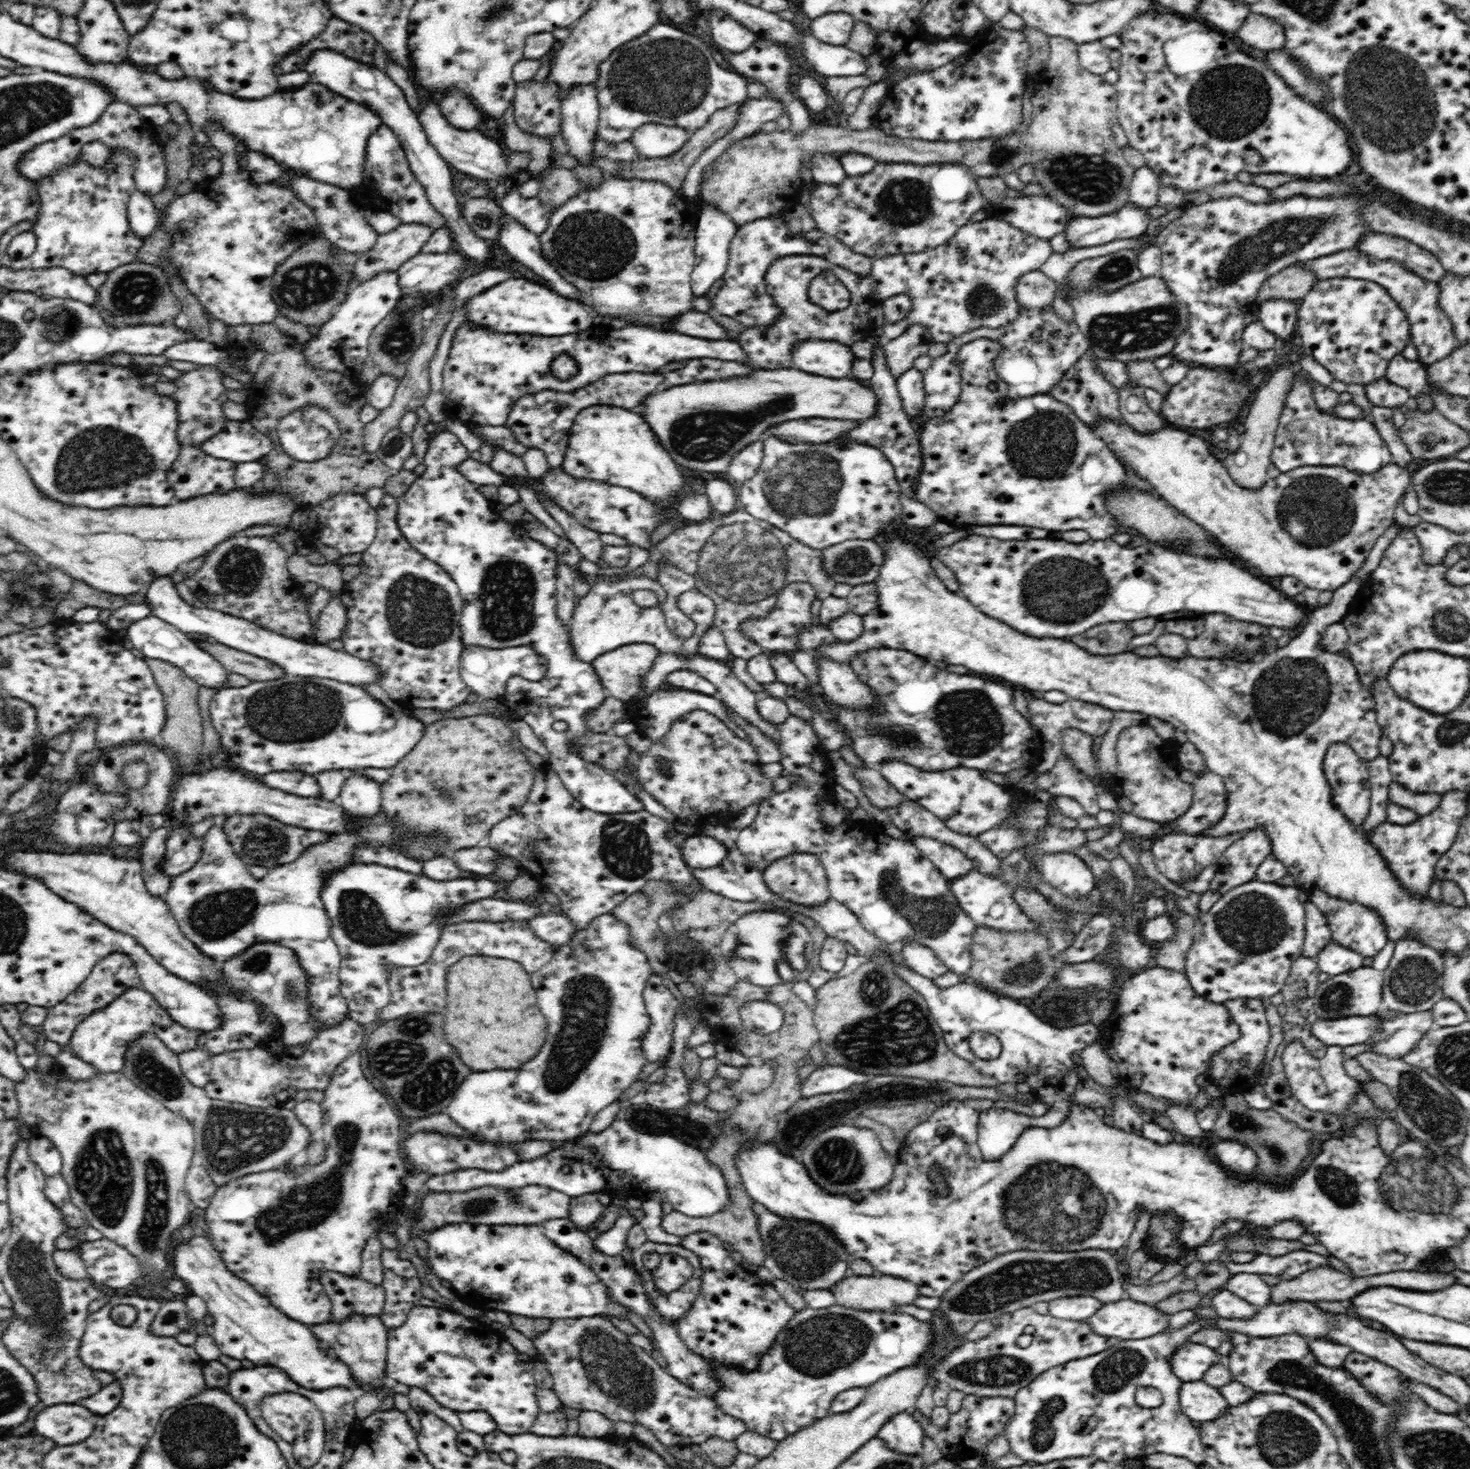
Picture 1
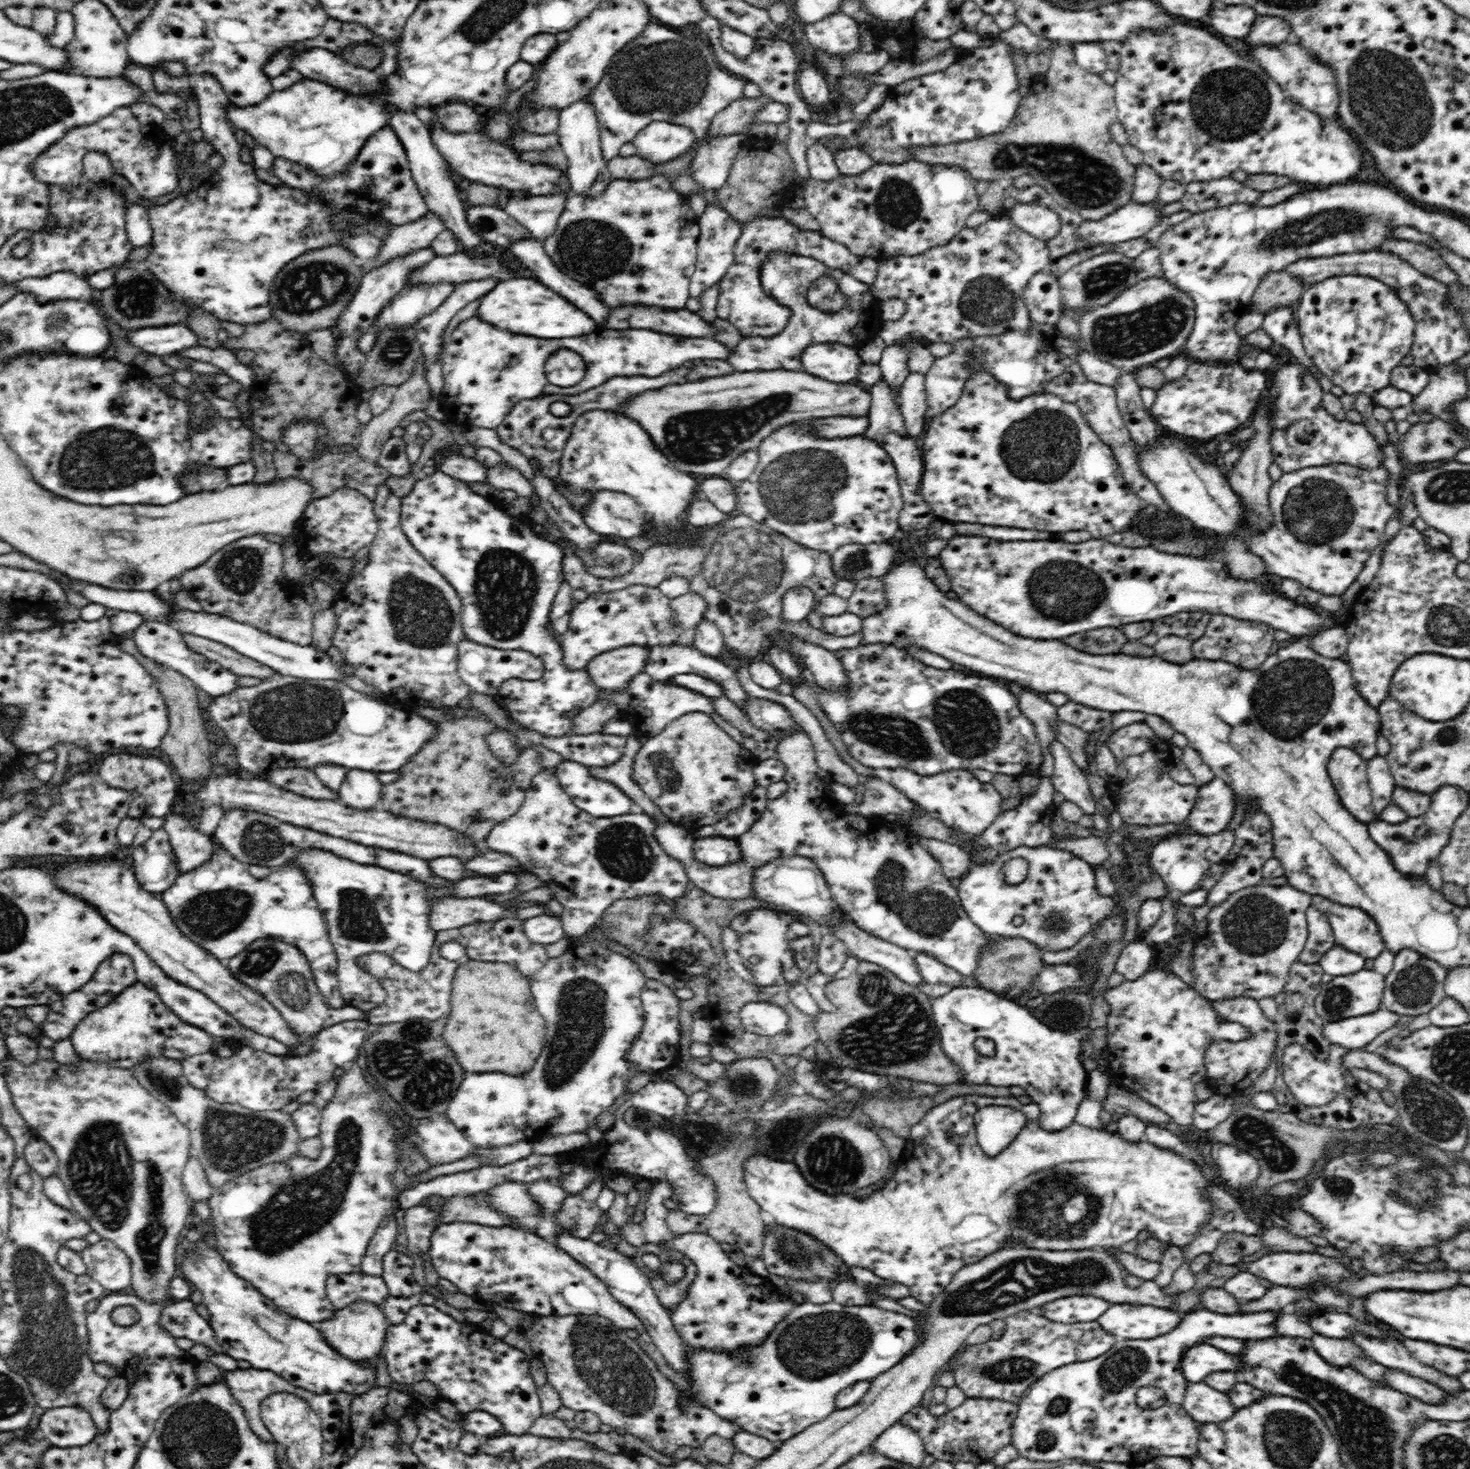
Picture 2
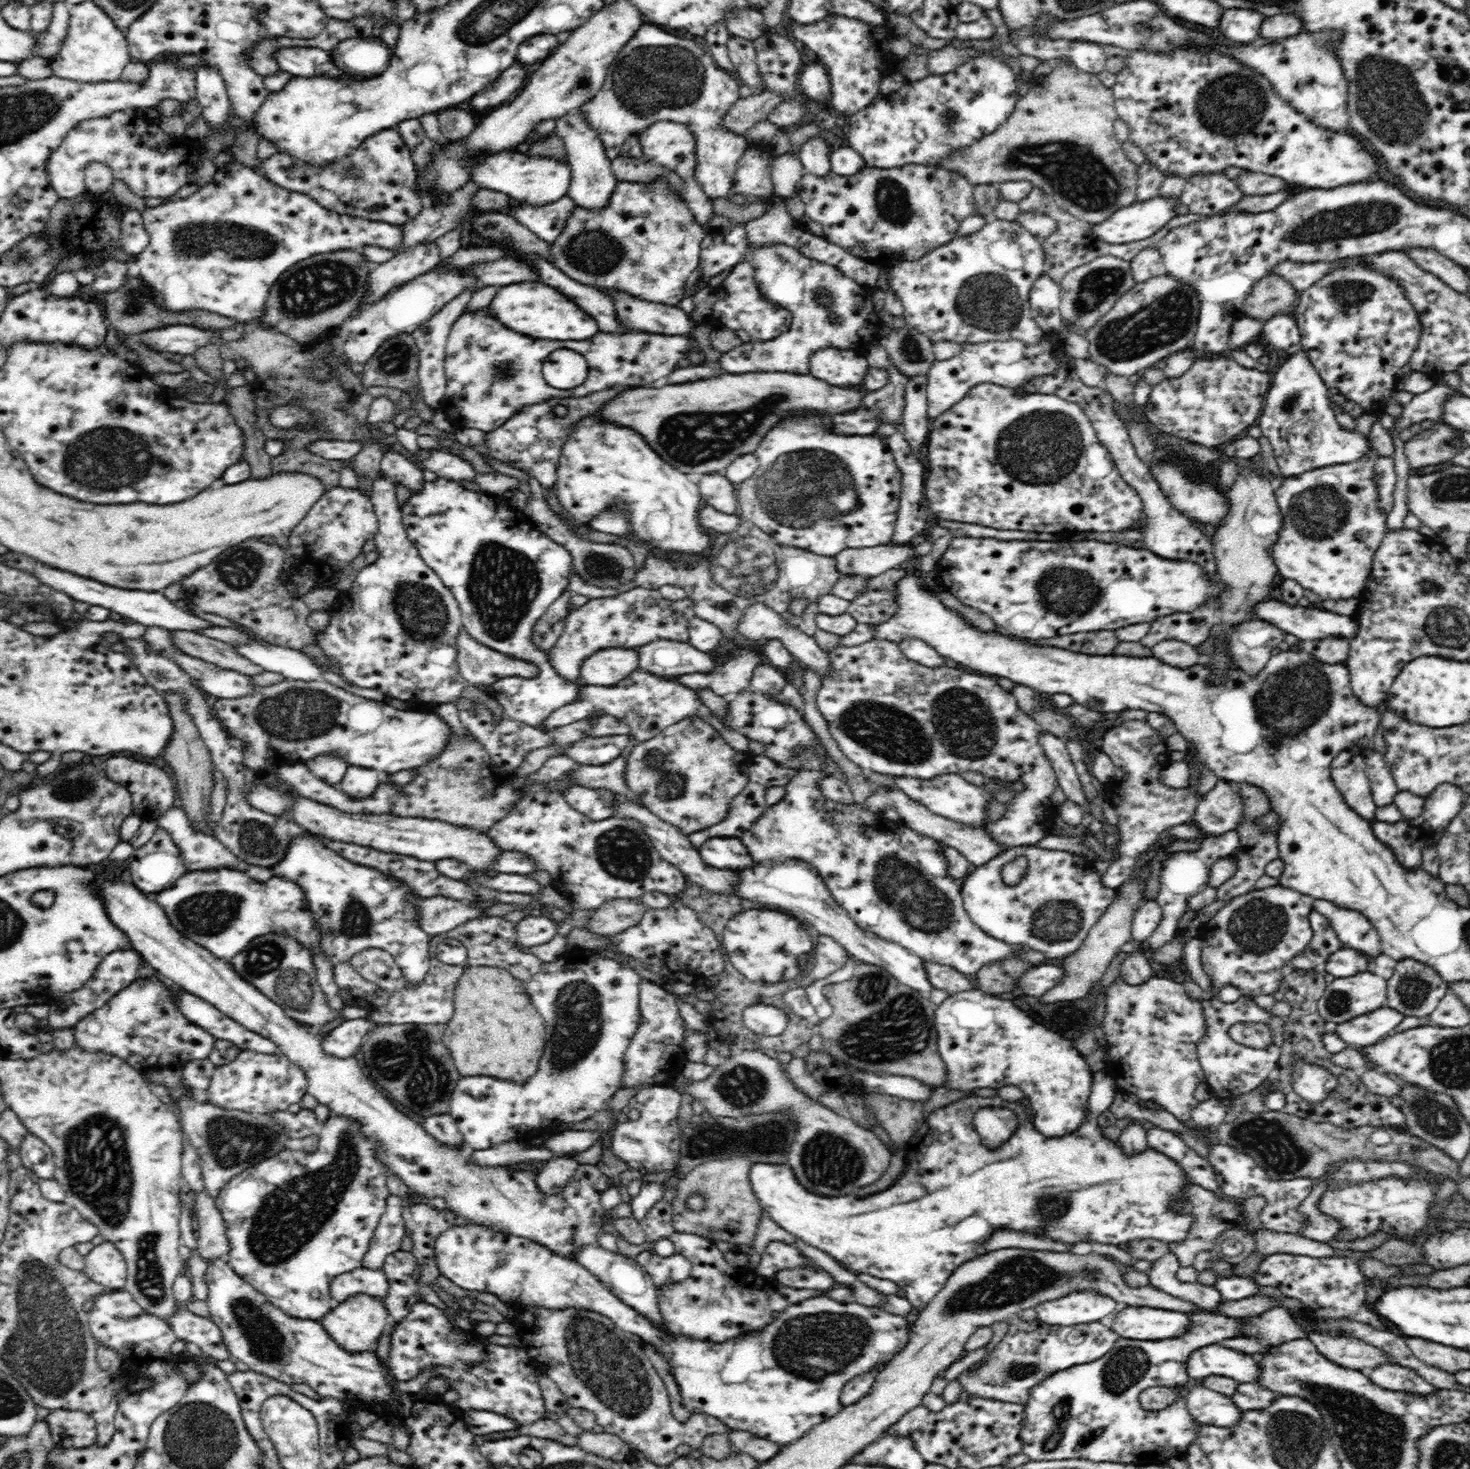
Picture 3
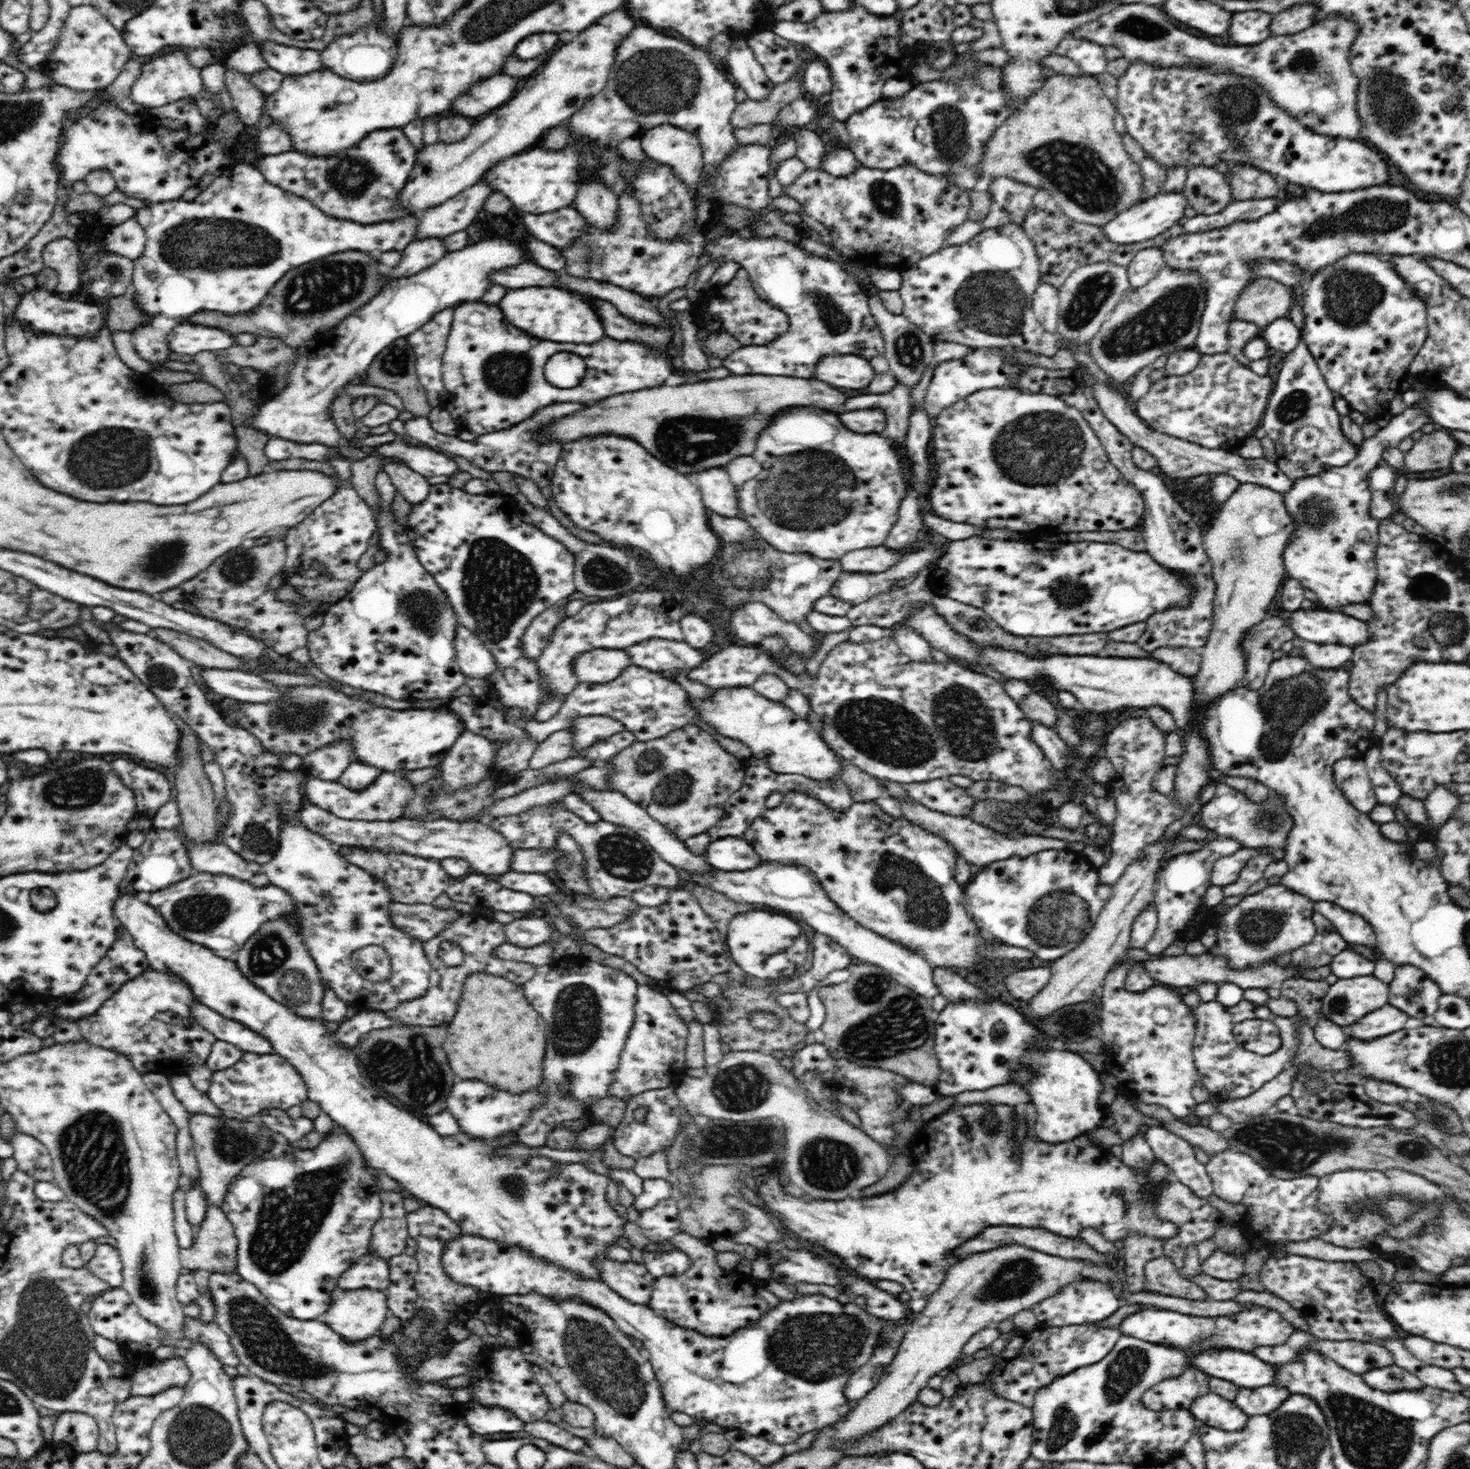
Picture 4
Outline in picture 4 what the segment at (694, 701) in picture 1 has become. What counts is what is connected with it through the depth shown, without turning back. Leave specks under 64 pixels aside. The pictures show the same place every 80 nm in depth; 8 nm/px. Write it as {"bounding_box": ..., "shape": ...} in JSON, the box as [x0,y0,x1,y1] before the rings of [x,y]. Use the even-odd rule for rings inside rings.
{"bounding_box":[520,666,751,760],"shape":[[[626,666],[614,680],[602,684],[578,683],[568,700],[564,702],[560,710],[546,722],[524,720],[520,727],[528,733],[528,739],[534,739],[536,744],[544,742],[550,735],[559,730],[568,729],[572,718],[576,716],[609,716],[622,723],[626,730],[631,730],[637,740],[646,742],[666,736],[673,730],[681,729],[686,725],[696,726],[698,729],[712,735],[726,752],[740,760],[748,760],[751,757],[751,750],[742,741],[732,740],[724,737],[700,720],[700,715],[692,709],[684,687],[677,682],[667,679],[663,674],[636,666]]]}

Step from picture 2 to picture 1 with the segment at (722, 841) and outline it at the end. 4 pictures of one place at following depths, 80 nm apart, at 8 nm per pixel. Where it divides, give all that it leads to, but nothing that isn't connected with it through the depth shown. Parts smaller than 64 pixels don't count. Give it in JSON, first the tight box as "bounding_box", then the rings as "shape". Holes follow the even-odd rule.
{"bounding_box":[681,834,729,869],"shape":[[[692,834],[685,840],[681,853],[691,869],[713,868],[722,864],[729,855],[729,848],[712,836]]]}

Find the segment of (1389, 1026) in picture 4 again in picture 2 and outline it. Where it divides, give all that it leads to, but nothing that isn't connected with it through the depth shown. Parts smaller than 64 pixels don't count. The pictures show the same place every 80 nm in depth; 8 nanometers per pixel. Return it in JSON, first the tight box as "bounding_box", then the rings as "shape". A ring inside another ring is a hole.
{"bounding_box":[1324,1008,1401,1050],"shape":[[[1380,1008],[1370,1014],[1326,1022],[1324,1037],[1331,1044],[1340,1045],[1346,1050],[1364,1050],[1366,1045],[1391,1029],[1398,1020],[1401,1020],[1400,1014]]]}

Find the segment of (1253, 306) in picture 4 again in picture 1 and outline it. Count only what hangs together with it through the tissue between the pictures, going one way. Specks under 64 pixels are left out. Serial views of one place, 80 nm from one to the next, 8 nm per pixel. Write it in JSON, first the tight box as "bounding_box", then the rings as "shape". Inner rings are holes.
{"bounding_box":[1256,264,1316,306],"shape":[[[1294,264],[1264,281],[1258,290],[1256,303],[1260,306],[1266,301],[1278,299],[1298,302],[1310,292],[1316,281],[1314,273]]]}

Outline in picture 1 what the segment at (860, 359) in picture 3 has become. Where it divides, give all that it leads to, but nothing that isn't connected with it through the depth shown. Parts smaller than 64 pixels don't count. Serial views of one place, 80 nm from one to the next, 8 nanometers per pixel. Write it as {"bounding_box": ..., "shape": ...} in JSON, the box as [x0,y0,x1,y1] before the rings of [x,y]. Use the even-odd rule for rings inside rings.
{"bounding_box":[792,340,856,378],"shape":[[[813,340],[795,344],[792,354],[794,368],[826,376],[826,378],[848,378],[856,360],[849,346],[836,341]]]}

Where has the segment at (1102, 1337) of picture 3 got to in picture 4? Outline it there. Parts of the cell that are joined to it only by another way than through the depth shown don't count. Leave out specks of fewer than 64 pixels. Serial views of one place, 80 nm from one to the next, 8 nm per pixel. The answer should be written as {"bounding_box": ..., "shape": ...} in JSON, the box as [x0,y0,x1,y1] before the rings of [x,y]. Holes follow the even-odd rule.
{"bounding_box":[986,1324,1123,1409],"shape":[[[1040,1324],[1040,1327],[1031,1331],[1020,1331],[1014,1329],[1014,1338],[1010,1340],[1005,1350],[996,1357],[996,1365],[993,1371],[986,1378],[986,1385],[992,1387],[996,1395],[1011,1402],[1018,1402],[1021,1406],[1032,1409],[1036,1394],[1039,1390],[1050,1386],[1056,1379],[1070,1374],[1076,1368],[1082,1368],[1091,1364],[1100,1362],[1118,1342],[1123,1332],[1118,1329],[1098,1327],[1098,1325],[1072,1325],[1063,1327],[1046,1327]]]}

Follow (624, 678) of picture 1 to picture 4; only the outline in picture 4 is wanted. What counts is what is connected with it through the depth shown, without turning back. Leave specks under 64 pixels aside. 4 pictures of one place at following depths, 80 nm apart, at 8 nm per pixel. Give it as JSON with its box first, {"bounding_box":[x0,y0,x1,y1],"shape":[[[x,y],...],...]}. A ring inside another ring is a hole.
{"bounding_box":[572,649,632,684],"shape":[[[592,649],[574,657],[572,671],[579,683],[602,684],[614,680],[630,665],[632,661],[624,649]]]}

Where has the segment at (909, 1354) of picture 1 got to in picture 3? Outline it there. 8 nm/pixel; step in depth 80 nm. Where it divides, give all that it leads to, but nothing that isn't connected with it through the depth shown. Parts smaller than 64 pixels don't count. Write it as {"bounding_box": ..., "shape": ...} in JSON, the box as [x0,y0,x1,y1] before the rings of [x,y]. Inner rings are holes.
{"bounding_box":[436,1223,910,1446],"shape":[[[460,1223],[436,1239],[436,1262],[441,1275],[464,1290],[490,1292],[508,1304],[537,1304],[554,1310],[584,1308],[608,1317],[616,1328],[636,1334],[650,1344],[670,1367],[678,1385],[682,1405],[691,1414],[708,1414],[731,1430],[742,1430],[756,1437],[786,1446],[808,1434],[816,1425],[834,1418],[844,1407],[840,1403],[843,1387],[856,1376],[868,1373],[878,1362],[888,1363],[908,1342],[910,1317],[888,1314],[878,1307],[836,1302],[825,1294],[790,1303],[760,1330],[744,1332],[728,1342],[710,1342],[672,1332],[652,1322],[648,1316],[620,1300],[594,1273],[577,1261],[556,1255],[536,1242],[514,1235],[494,1233],[480,1225]]]}

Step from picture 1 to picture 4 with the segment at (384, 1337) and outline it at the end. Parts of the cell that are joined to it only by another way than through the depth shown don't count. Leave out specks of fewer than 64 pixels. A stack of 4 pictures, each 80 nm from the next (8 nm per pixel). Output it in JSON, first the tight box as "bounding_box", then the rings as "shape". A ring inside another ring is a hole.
{"bounding_box":[318,1288,389,1342],"shape":[[[375,1288],[337,1289],[333,1297],[333,1303],[326,1310],[326,1314],[322,1314],[318,1320],[328,1324],[332,1330],[335,1330],[348,1342],[356,1342],[378,1333],[380,1324],[386,1320],[389,1314],[387,1294],[384,1290],[376,1290]]]}

